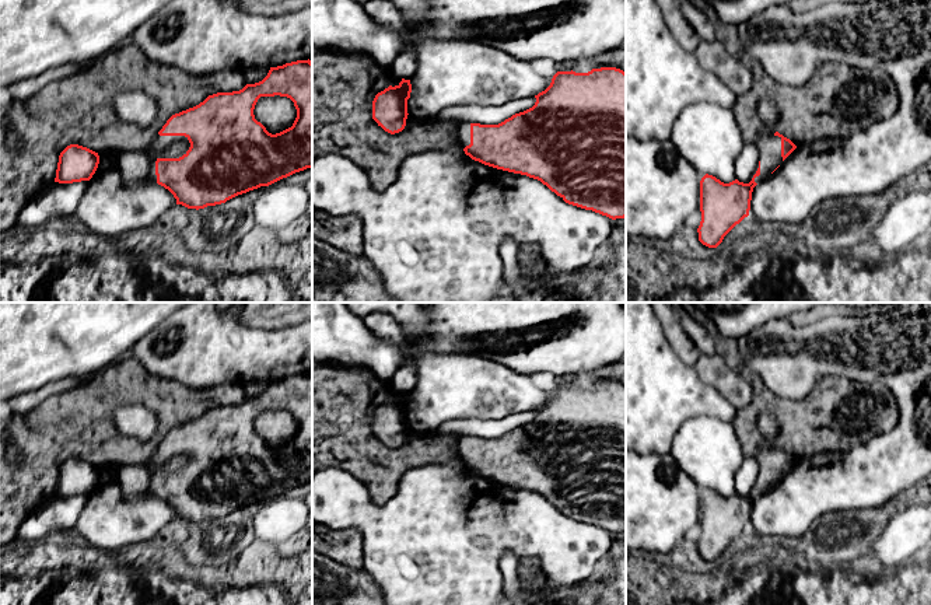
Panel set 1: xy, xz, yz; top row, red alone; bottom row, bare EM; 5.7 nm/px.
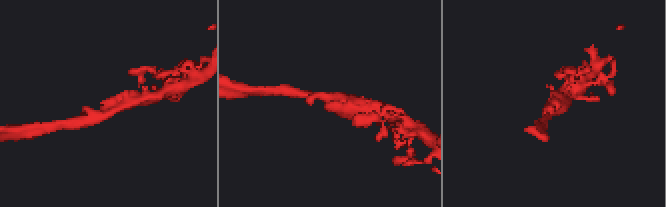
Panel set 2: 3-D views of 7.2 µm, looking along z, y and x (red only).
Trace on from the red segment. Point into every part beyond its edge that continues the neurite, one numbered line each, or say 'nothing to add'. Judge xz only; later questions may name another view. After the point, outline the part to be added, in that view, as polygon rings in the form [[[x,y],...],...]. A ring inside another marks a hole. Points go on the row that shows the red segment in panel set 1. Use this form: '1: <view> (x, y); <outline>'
1: xz (464, 129); [[[462,122],[458,125],[458,139],[462,148],[470,144],[470,123],[469,122]]]

